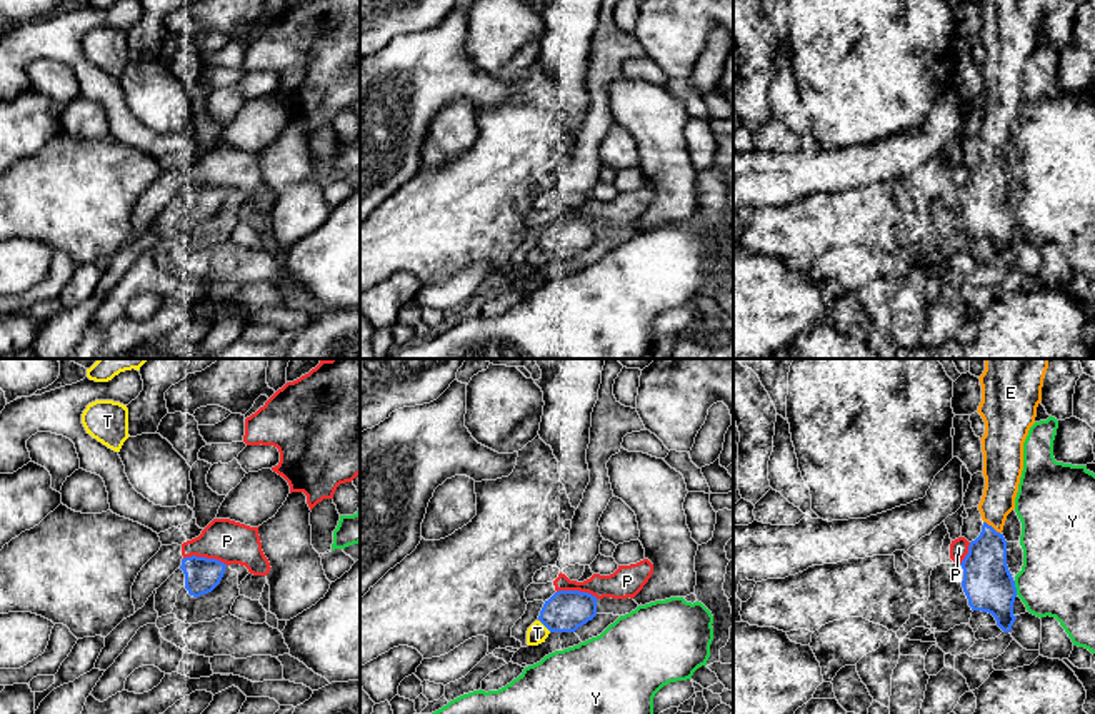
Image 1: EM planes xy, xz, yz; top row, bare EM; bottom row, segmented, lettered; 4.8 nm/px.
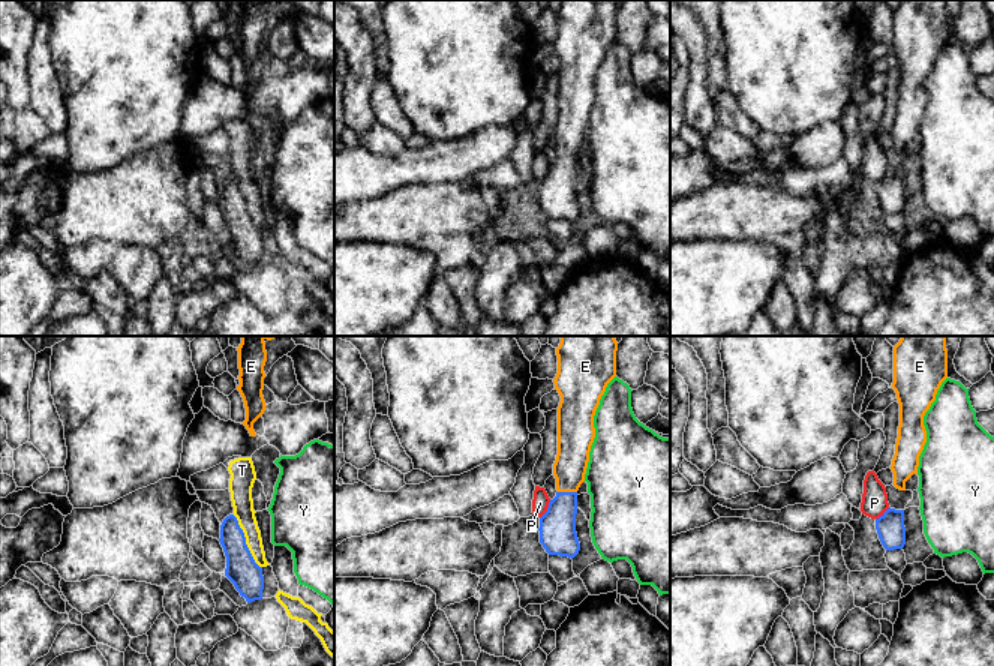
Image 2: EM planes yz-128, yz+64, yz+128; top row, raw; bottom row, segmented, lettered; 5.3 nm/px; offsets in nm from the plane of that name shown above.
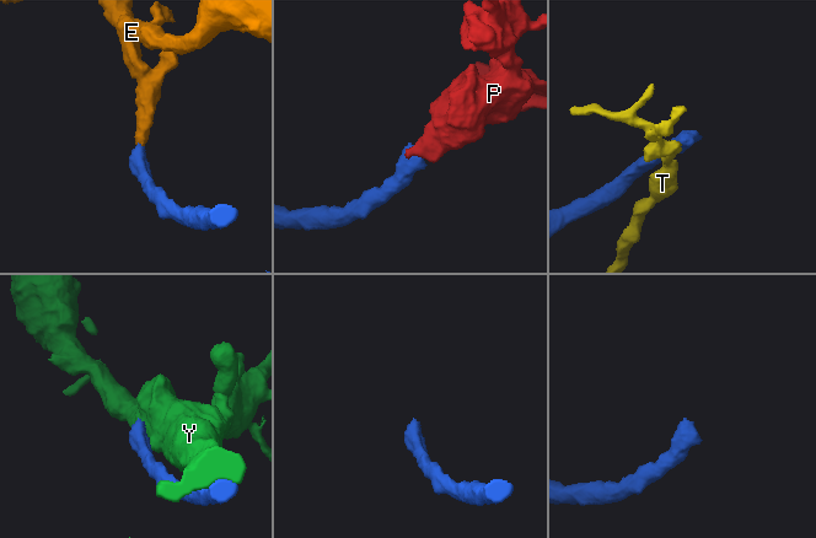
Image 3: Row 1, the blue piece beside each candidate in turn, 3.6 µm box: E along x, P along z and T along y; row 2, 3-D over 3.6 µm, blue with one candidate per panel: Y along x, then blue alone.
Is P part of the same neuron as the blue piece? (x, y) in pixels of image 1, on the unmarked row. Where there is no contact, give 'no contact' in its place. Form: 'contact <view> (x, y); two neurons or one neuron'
contact xy (205, 184); two neurons

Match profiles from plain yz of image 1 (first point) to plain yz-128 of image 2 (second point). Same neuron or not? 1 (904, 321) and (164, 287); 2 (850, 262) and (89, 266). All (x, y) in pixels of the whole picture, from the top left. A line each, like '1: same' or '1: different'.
1: same
2: same

